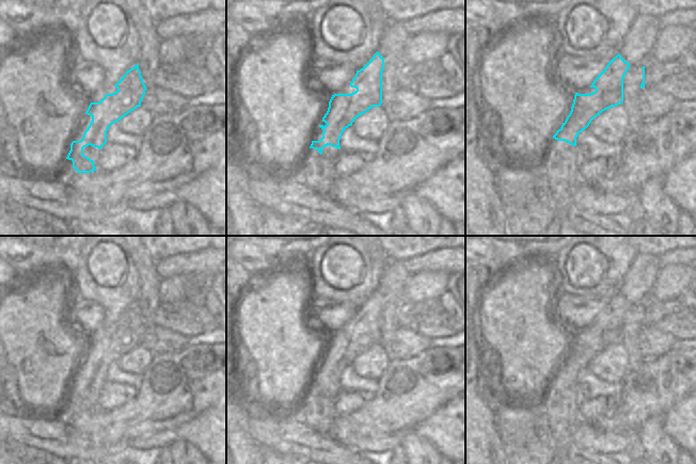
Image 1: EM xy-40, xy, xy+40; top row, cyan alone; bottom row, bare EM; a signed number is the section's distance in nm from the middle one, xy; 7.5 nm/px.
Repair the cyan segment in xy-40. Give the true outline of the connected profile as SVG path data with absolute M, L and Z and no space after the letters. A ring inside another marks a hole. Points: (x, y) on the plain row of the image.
M139 302L127 309L114 324L117 330L106 333L99 341L91 341L85 353L92 355L88 368L80 380L73 380L66 398L73 400L73 406L78 412L96 410L94 400L83 394L83 387L91 384L99 388L107 382L109 366L125 354L141 346L141 340L147 329Z

